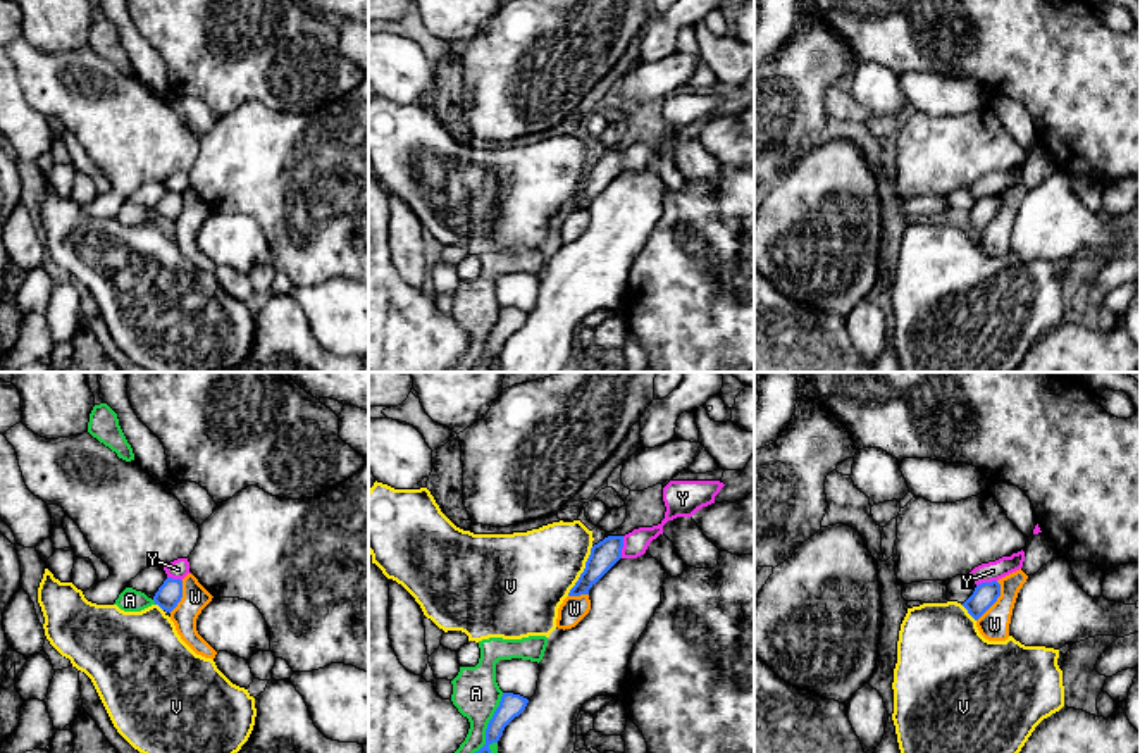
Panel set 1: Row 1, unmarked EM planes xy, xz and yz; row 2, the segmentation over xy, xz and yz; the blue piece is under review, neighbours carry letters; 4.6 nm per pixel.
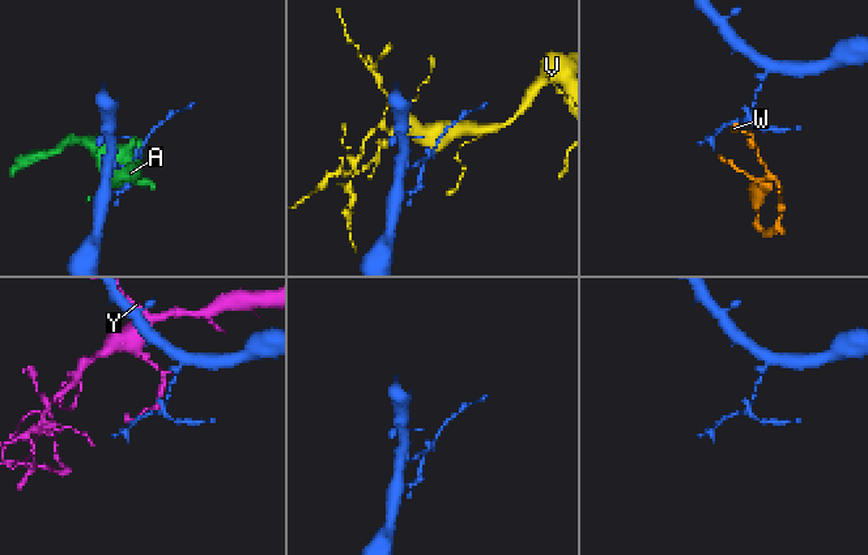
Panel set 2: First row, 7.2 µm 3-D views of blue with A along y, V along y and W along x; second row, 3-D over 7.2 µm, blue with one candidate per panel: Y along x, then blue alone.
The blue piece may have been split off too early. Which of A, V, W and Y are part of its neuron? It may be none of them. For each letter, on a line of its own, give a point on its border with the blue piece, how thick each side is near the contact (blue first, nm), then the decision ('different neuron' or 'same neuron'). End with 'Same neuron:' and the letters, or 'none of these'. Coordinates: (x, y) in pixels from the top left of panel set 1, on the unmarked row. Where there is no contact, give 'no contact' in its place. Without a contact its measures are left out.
A: contact xz (488, 340); calibres 110 and 220 nm; different neuron
V: contact xz (584, 185); calibres 130 and 380 nm; different neuron
W: contact yz (996, 214); calibres 110 and 140 nm; different neuron
Y: contact xz (622, 161); calibres 130 and 120 nm; different neuron
Same neuron: none of these

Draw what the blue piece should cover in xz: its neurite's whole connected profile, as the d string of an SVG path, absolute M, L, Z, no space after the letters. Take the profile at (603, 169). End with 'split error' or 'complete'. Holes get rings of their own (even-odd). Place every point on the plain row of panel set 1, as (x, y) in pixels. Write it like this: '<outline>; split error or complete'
M608 150L591 162L585 183L568 210L589 208L589 203L622 172L623 150Z; complete

